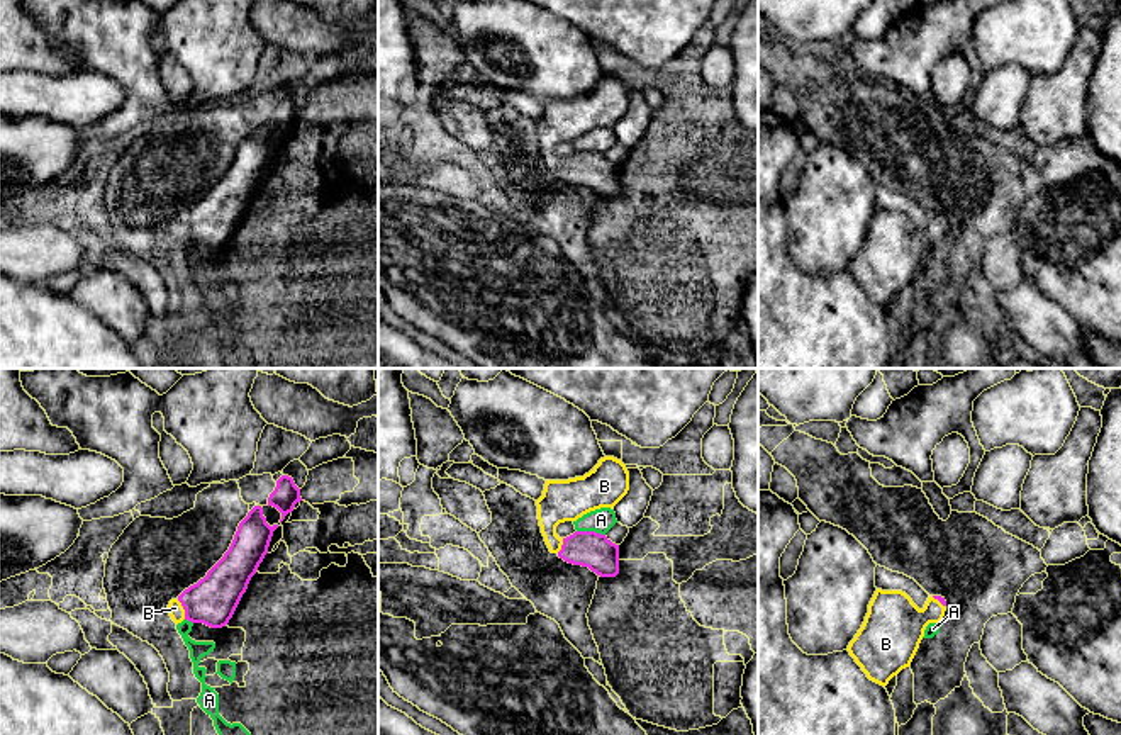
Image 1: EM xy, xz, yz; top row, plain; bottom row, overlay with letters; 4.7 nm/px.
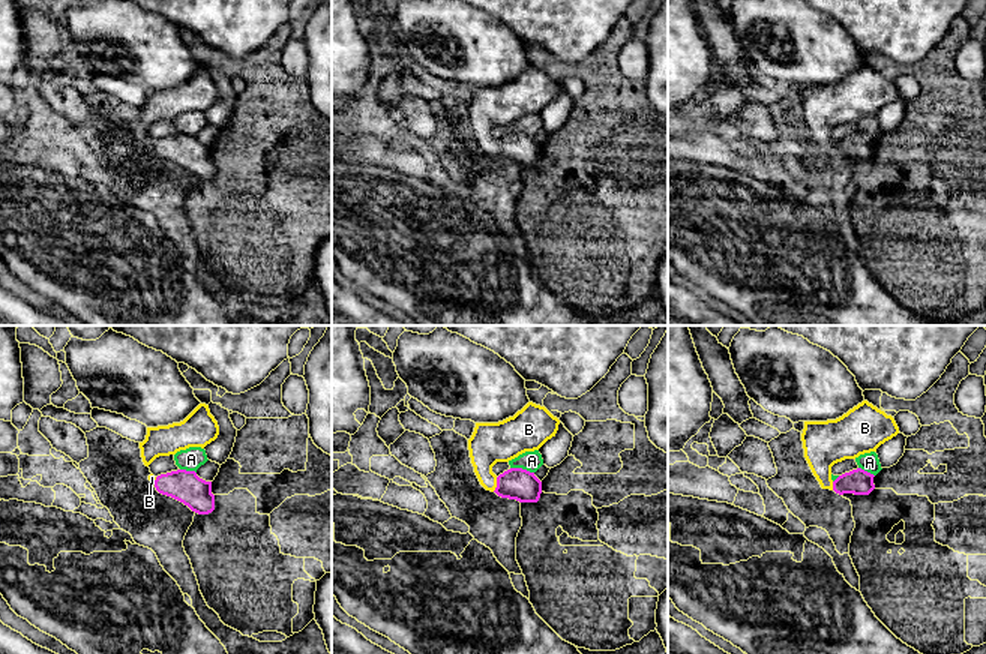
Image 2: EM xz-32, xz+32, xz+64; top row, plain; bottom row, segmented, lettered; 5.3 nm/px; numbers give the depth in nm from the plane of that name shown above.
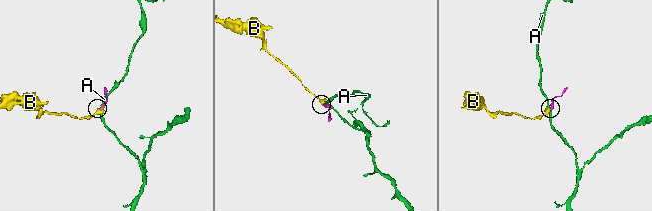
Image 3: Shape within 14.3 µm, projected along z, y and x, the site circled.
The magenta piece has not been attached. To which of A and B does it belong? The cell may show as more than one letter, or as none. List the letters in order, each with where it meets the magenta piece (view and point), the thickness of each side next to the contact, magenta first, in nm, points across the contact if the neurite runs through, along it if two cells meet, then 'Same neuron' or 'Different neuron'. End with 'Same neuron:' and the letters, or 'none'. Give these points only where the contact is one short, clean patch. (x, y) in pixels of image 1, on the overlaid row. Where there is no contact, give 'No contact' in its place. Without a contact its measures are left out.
A: Touches magenta at xz (591, 532). Thickness 170 nm (magenta) against 110 nm. Different neuron
B: Touches magenta at xy (184, 608). Thickness 220 nm (magenta) against 70 nm. Path across: xy (212, 601), (184, 608), (175, 608). Same neuron
Same neuron: B

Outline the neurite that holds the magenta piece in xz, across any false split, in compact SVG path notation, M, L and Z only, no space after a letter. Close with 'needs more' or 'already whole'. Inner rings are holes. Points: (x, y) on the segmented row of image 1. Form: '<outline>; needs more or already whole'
M604 457L583 477L546 480L543 496L536 501L541 533L551 553L568 564L588 567L600 577L619 574L619 545L595 531L575 531L566 538L556 535L556 526L577 521L583 514L614 506L629 491L626 465Z; needs more

